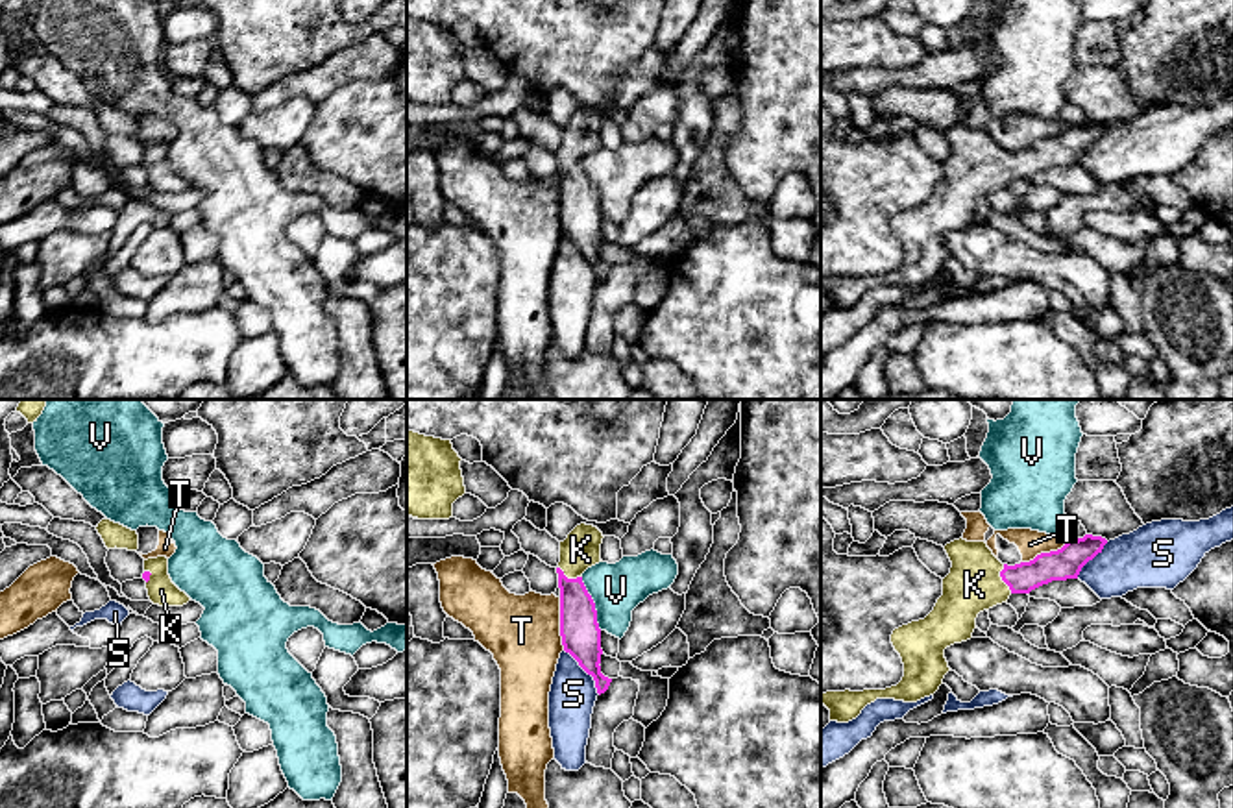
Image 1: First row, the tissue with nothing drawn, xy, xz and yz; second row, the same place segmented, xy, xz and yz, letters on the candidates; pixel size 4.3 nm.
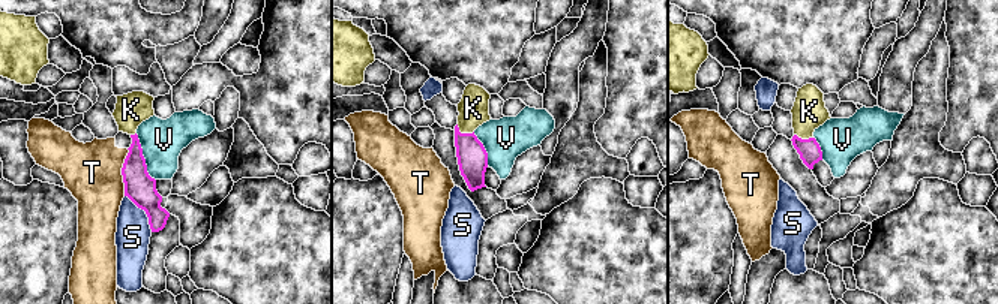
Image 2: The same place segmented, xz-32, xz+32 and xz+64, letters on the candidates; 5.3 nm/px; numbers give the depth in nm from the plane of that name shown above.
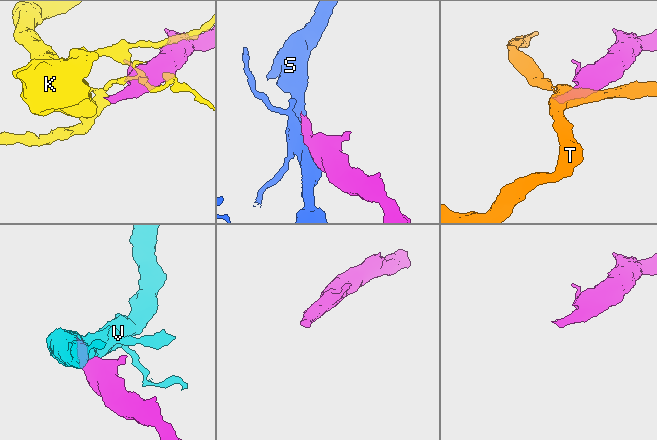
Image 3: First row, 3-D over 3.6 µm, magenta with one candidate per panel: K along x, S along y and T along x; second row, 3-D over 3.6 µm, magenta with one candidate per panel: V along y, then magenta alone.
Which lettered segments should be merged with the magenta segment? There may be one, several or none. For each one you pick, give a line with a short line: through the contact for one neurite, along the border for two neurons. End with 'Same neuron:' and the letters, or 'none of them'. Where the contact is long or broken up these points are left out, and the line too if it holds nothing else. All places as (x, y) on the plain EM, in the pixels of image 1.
Same neuron: K

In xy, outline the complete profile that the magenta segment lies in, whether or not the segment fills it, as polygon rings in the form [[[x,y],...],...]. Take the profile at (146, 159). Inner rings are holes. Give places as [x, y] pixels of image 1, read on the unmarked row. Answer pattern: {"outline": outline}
{"outline": [[[157,142],[144,146],[144,159],[148,183],[159,192],[183,192],[190,183],[181,178],[168,161],[168,144]]]}

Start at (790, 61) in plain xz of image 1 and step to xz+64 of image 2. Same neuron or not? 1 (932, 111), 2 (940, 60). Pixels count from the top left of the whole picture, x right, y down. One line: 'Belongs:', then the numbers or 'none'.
Belongs: none

